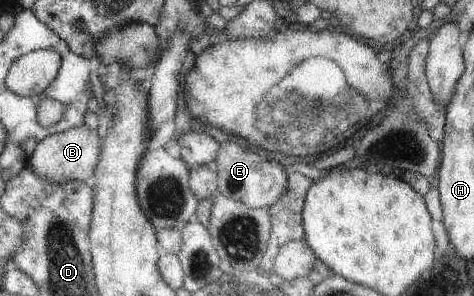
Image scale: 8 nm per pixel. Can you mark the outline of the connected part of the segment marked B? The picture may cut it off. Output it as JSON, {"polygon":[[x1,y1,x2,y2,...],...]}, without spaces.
{"polygon":[[85,125,74,126,57,134,37,141,37,146,28,159,31,170,48,182,67,182,70,180,89,181,93,174,100,153,100,139,96,129,88,129]]}

